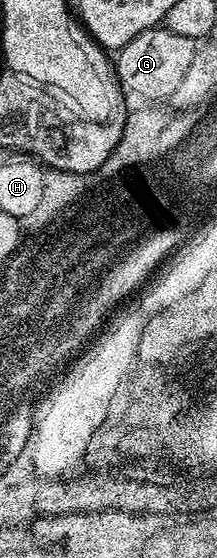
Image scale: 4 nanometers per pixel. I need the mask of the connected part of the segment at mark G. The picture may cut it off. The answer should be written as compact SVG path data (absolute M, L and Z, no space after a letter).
M145 29L136 35L136 39L132 39L132 43L117 50L116 72L123 90L127 94L135 93L136 96L143 97L140 99L146 103L162 103L173 98L176 87L184 83L184 75L188 72L188 67L192 67L192 59L196 59L199 48L199 42L184 35L176 35L171 29Z

